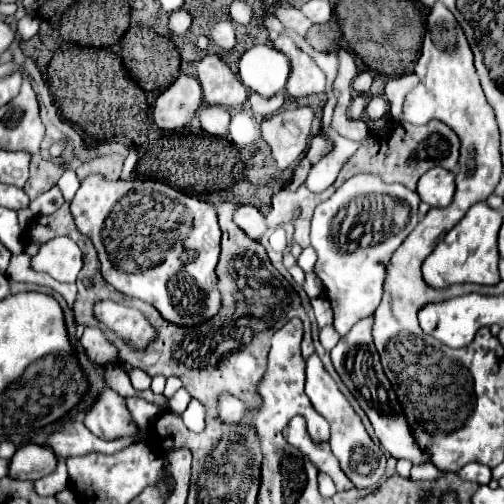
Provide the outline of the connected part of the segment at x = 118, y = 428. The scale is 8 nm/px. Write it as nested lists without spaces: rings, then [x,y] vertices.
[[[114,390],[100,392],[96,404],[86,412],[84,424],[92,434],[102,440],[114,440],[124,436],[148,440],[148,430],[142,430],[136,426],[136,422],[132,422],[132,416],[124,406],[124,398]]]

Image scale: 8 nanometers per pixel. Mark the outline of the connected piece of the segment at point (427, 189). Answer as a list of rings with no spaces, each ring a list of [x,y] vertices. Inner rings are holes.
[[[432,168],[418,180],[418,194],[430,206],[448,206],[454,198],[454,174],[444,168]]]

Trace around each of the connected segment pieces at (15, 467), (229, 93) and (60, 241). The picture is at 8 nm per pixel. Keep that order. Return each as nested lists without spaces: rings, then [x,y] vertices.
[[[24,444],[10,460],[10,478],[40,480],[56,470],[58,458],[46,446]]]
[[[206,54],[198,66],[198,80],[204,94],[204,104],[220,106],[240,106],[248,98],[248,90],[238,82],[236,74],[226,66],[218,54]]]
[[[66,236],[42,244],[38,254],[32,256],[32,268],[50,274],[58,282],[76,282],[82,266],[80,248]]]

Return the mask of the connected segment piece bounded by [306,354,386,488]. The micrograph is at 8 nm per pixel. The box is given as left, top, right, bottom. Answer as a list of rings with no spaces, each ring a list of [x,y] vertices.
[[[312,354],[306,360],[306,394],[312,402],[312,406],[316,408],[316,412],[320,412],[330,422],[330,448],[332,448],[332,454],[338,458],[344,474],[354,482],[356,488],[366,488],[366,486],[378,484],[380,478],[384,476],[386,456],[380,450],[380,446],[376,446],[372,442],[372,438],[368,436],[366,428],[360,420],[360,416],[354,412],[350,402],[338,390],[336,382],[324,370],[318,354]]]

